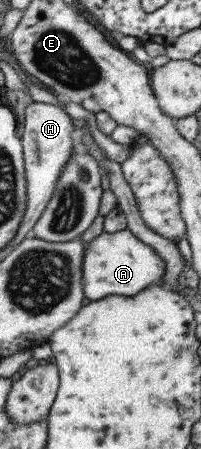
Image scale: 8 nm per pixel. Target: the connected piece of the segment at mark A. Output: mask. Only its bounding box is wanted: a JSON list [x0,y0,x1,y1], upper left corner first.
[81,229,164,301]

